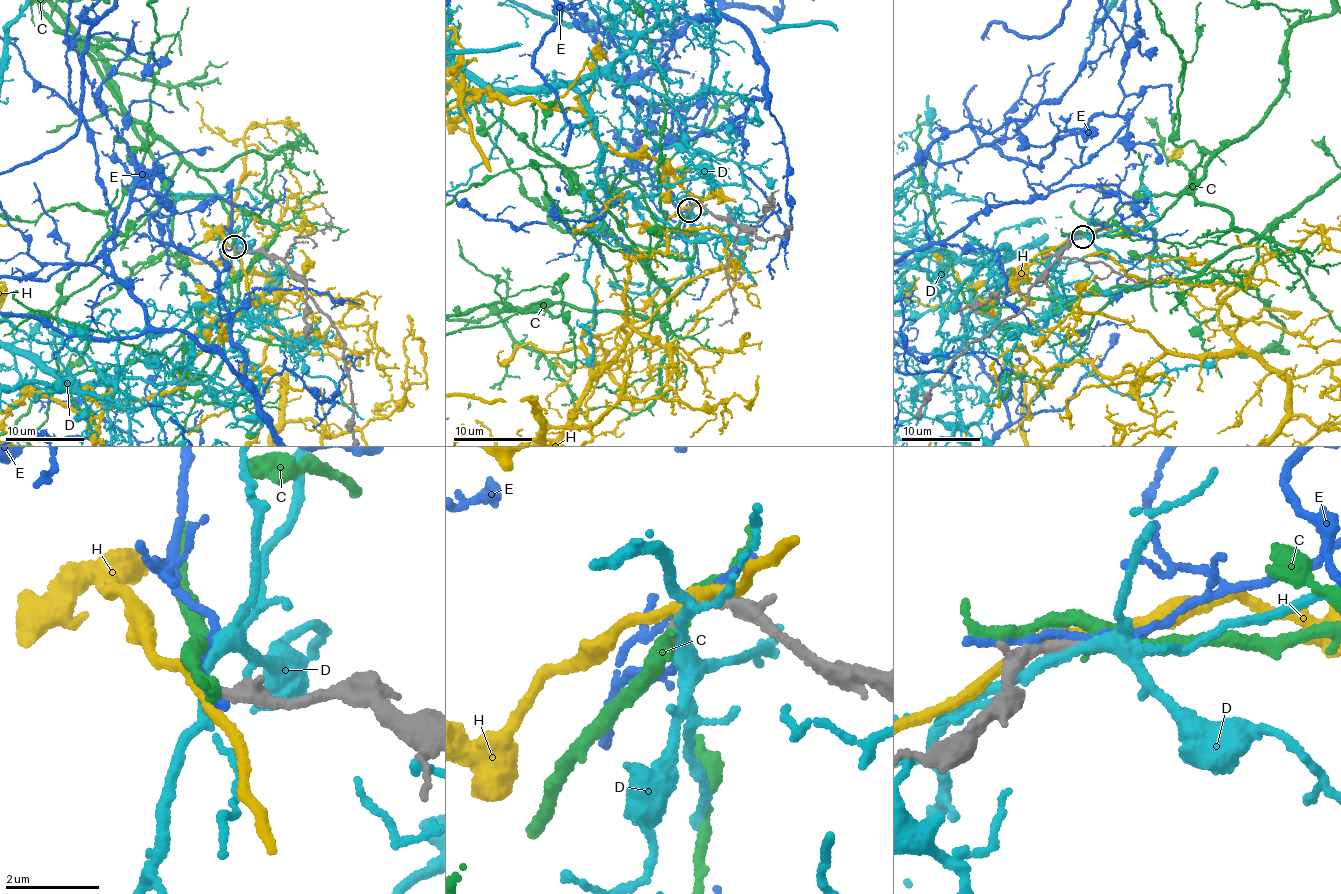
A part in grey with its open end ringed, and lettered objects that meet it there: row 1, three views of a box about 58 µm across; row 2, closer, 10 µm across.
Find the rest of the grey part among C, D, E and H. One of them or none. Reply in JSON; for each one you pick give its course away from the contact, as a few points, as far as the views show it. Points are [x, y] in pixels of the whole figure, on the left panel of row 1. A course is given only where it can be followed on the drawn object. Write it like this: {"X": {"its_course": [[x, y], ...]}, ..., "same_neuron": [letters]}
{"same_neuron": ["C"]}

